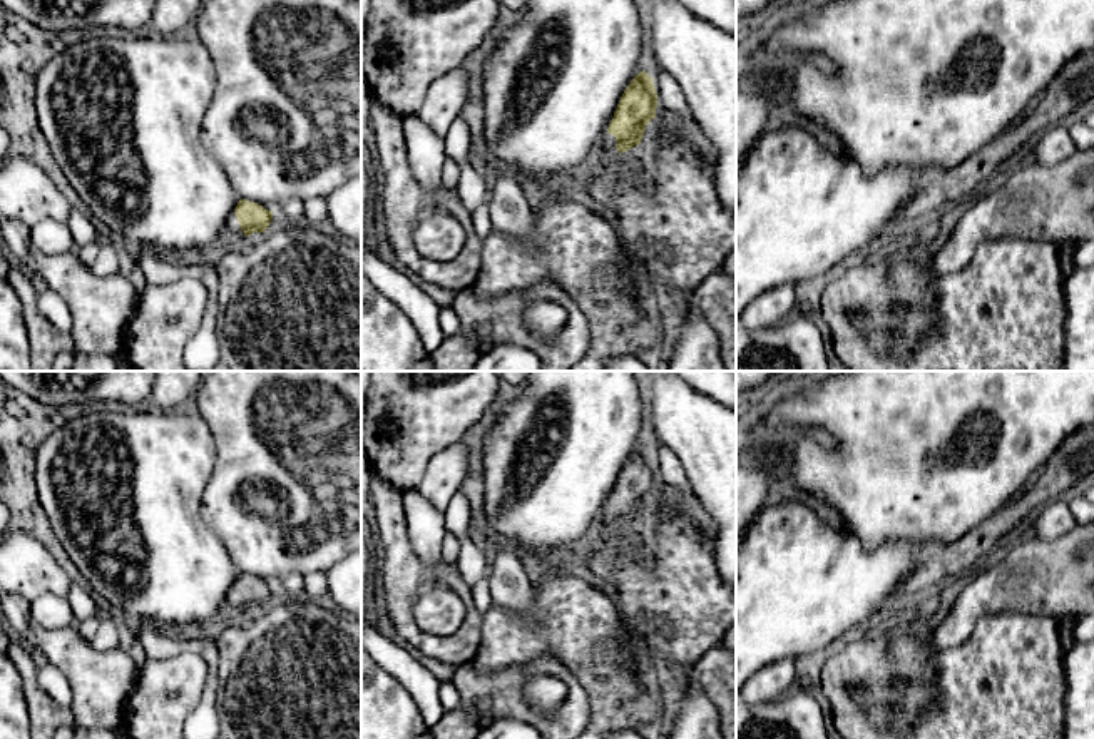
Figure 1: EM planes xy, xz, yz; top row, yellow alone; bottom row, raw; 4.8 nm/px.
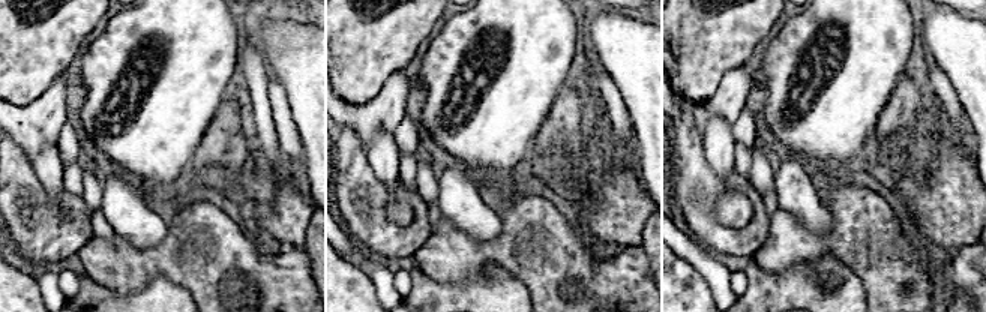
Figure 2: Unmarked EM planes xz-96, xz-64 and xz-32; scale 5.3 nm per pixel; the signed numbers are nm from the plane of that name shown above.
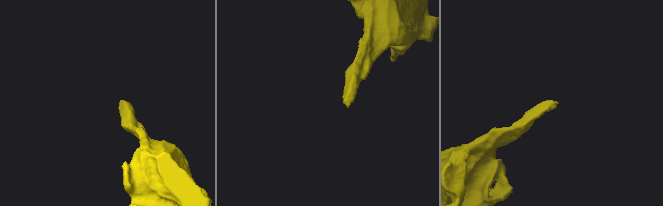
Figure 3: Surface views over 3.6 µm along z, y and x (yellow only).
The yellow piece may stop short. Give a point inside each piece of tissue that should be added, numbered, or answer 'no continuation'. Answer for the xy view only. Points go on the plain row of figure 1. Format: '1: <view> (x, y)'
1: xy (235, 606)

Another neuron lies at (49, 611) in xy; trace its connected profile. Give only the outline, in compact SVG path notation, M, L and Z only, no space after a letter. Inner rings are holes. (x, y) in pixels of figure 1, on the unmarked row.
M43 594L32 602L32 617L49 630L70 627L74 620L69 600L54 594Z

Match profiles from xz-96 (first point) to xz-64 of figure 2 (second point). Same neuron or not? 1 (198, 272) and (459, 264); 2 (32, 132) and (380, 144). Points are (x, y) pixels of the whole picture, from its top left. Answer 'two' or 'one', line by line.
1: one
2: two

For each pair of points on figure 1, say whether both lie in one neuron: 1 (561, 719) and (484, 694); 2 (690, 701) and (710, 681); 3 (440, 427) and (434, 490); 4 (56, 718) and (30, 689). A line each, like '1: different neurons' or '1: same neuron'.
1: same neuron
2: different neurons
3: different neurons
4: same neuron

